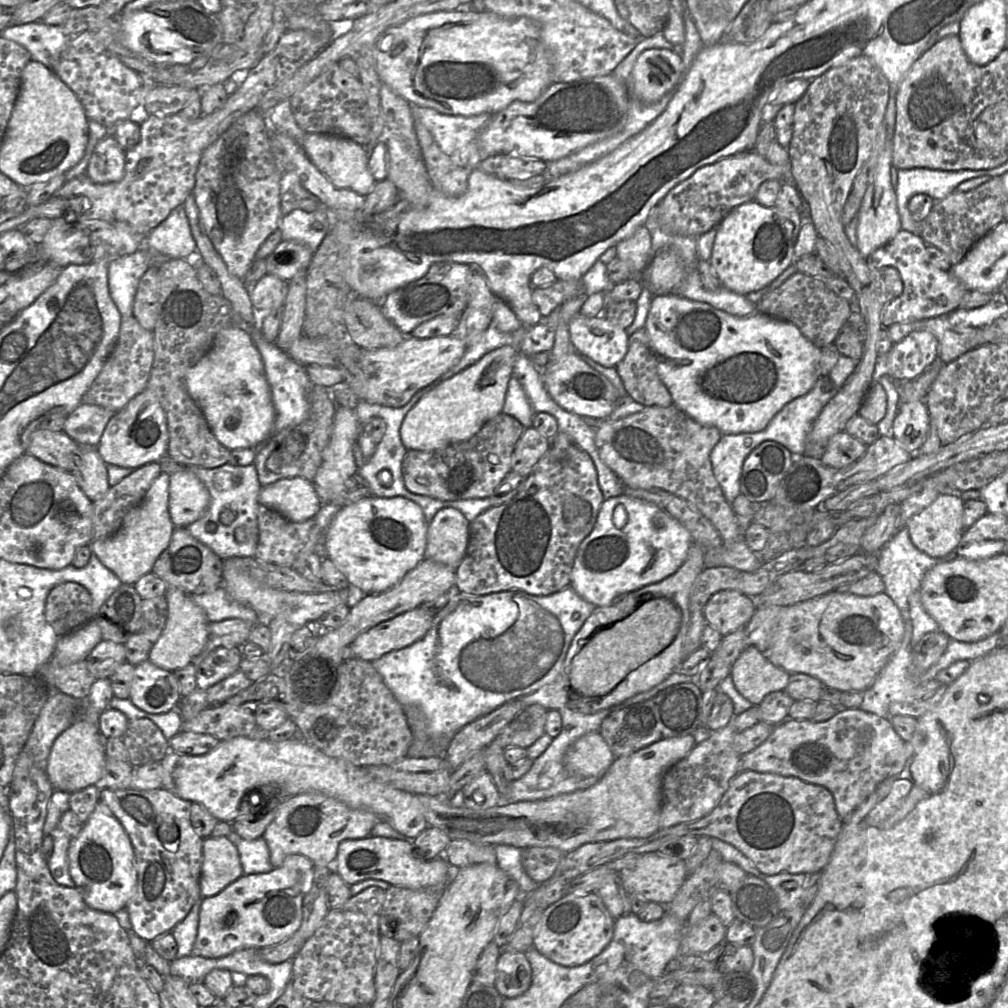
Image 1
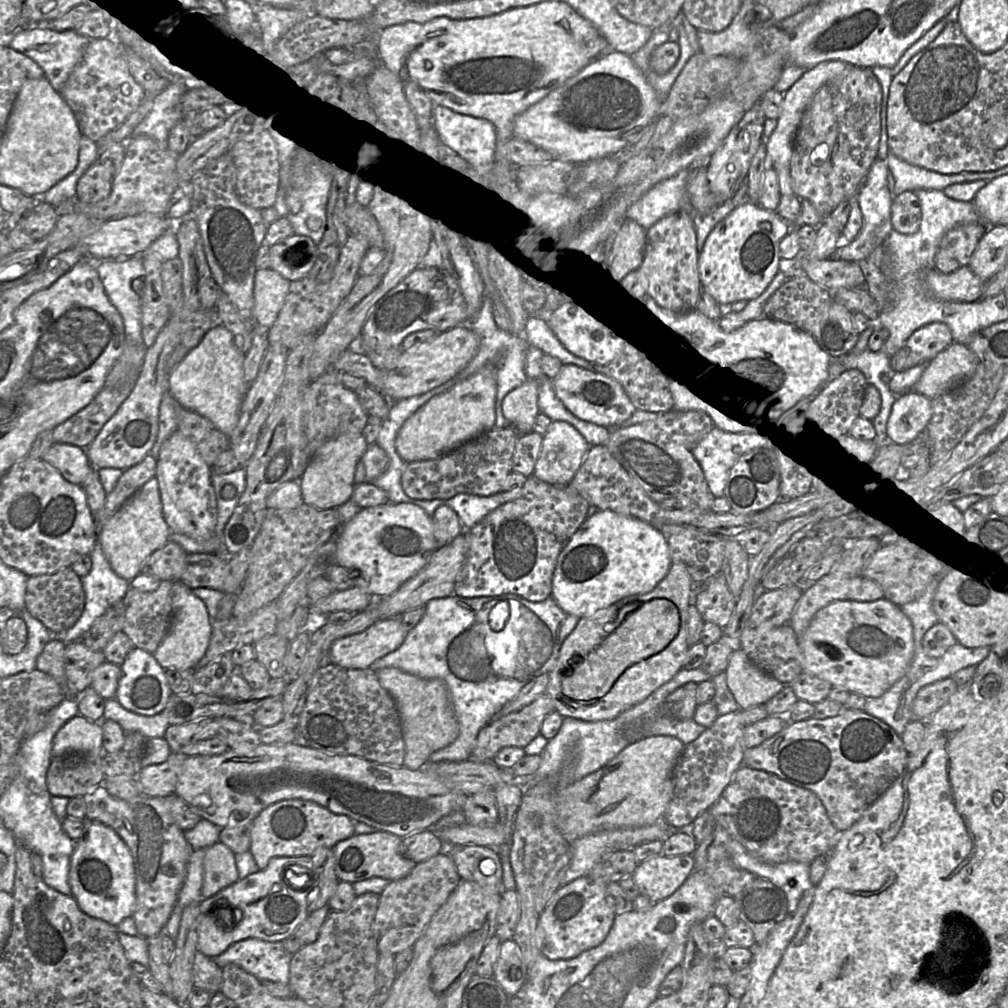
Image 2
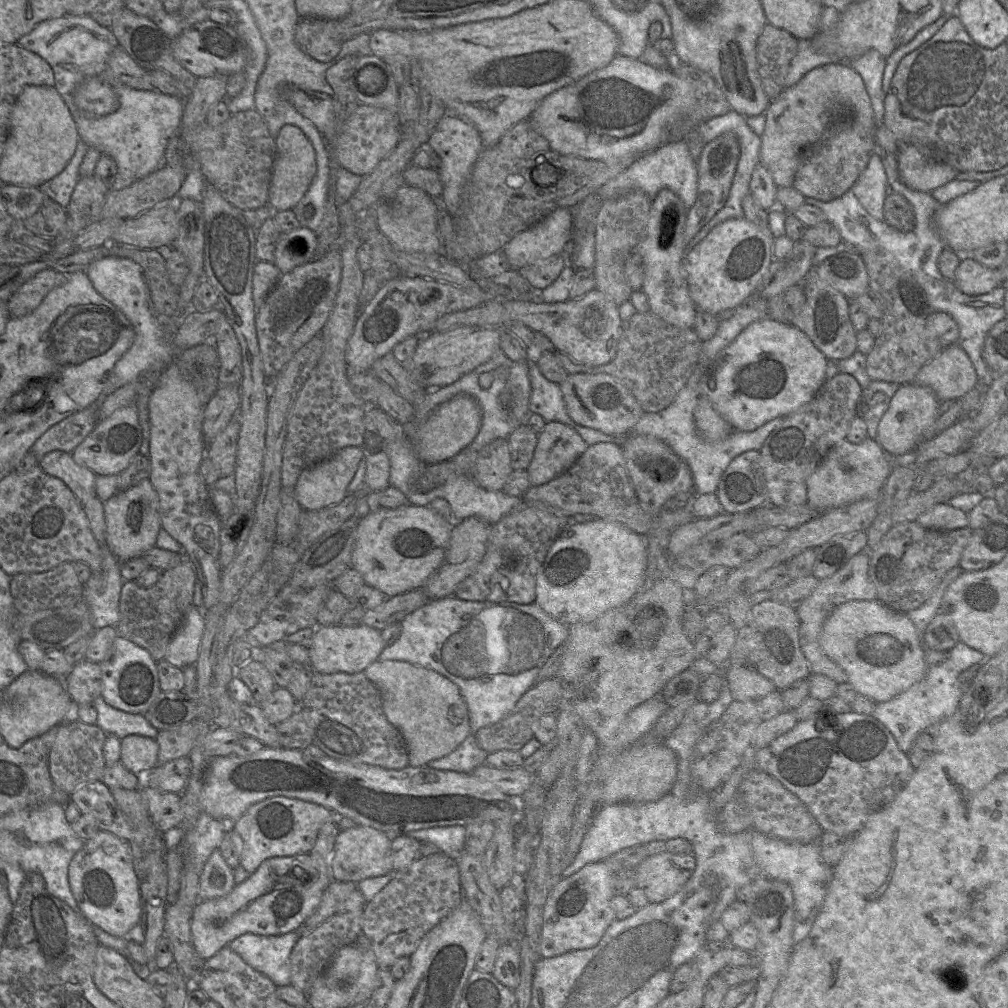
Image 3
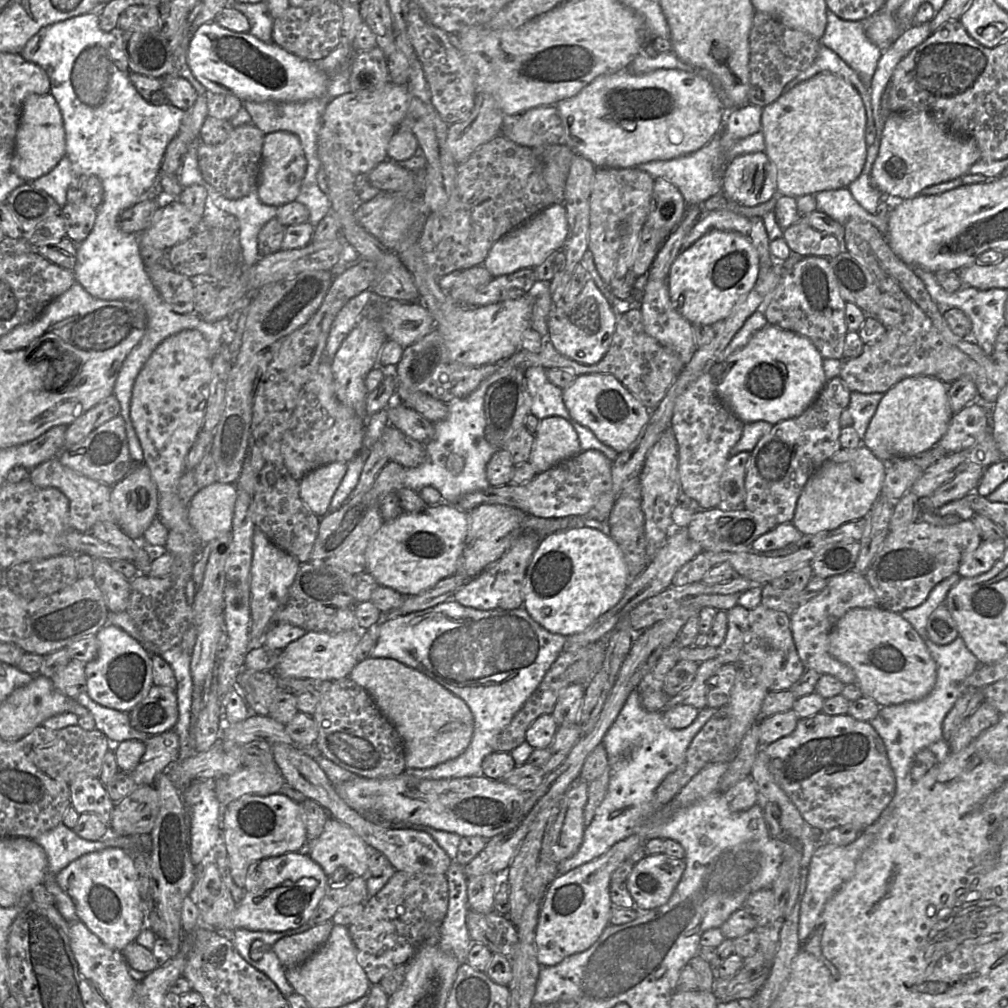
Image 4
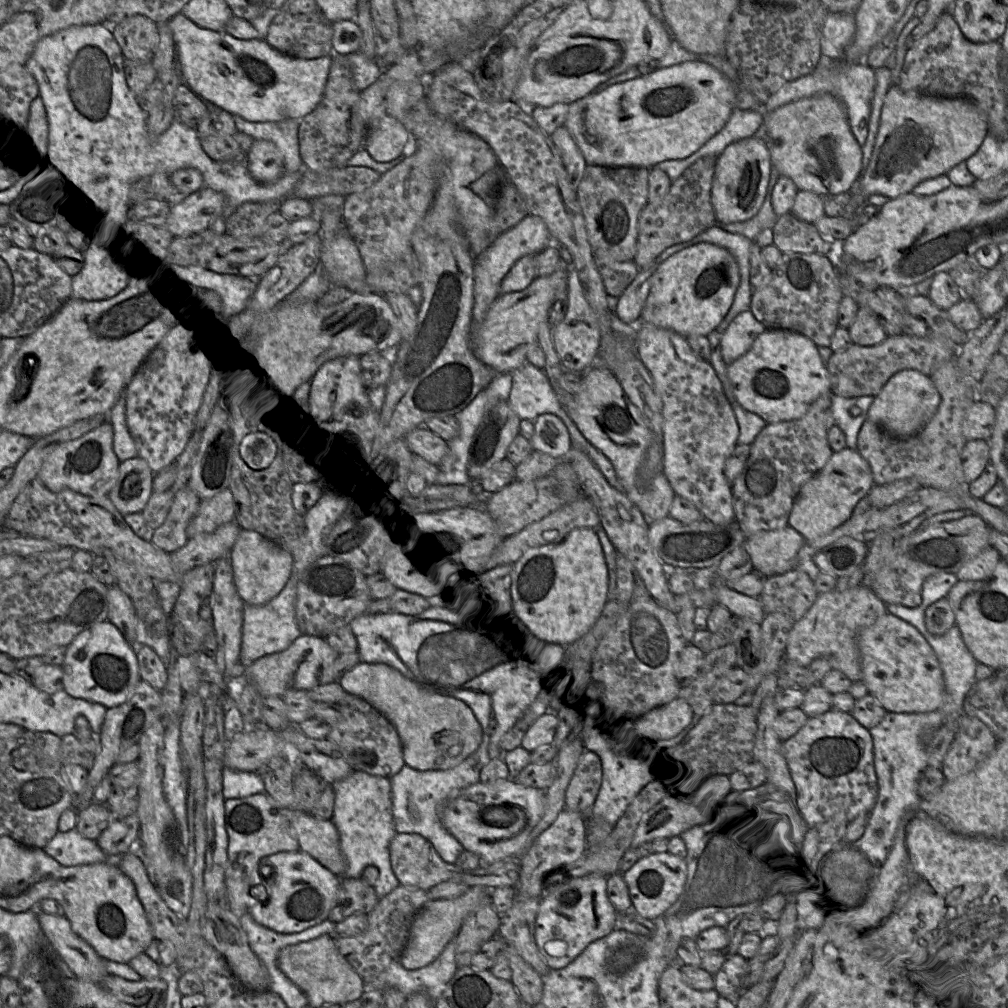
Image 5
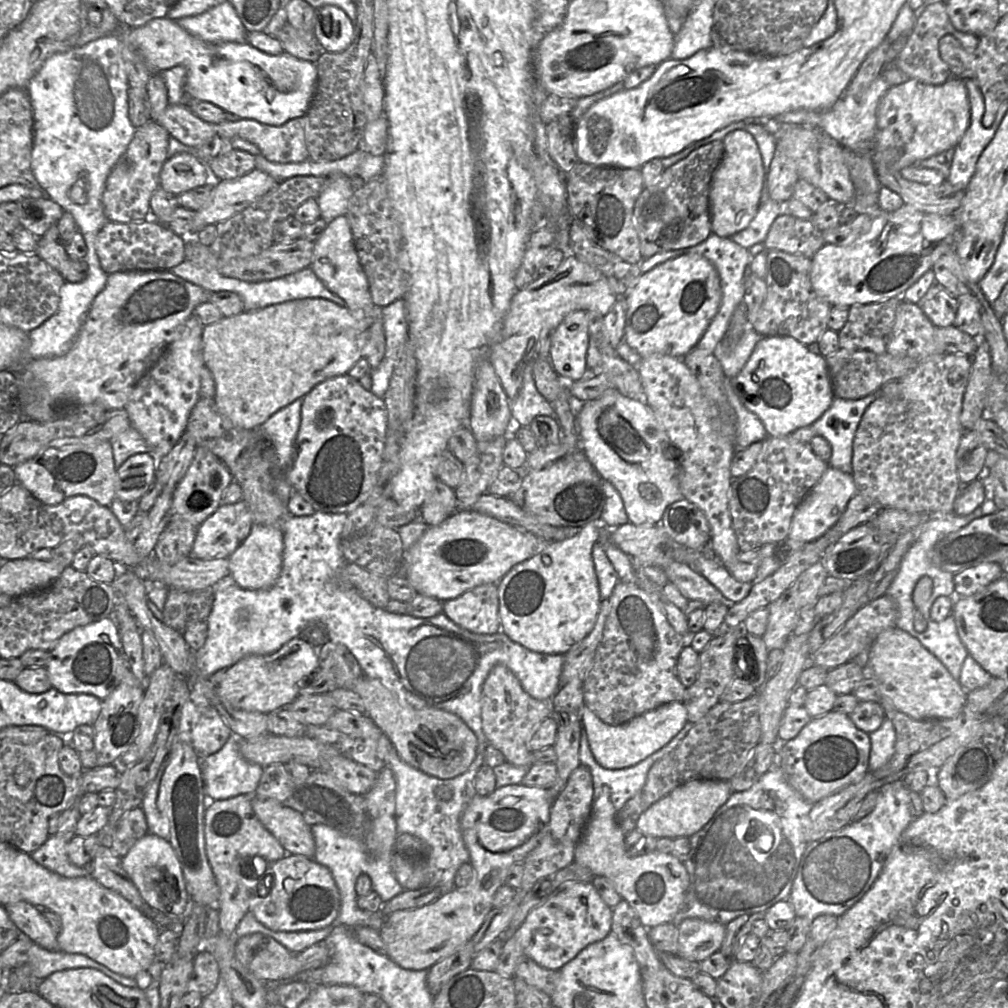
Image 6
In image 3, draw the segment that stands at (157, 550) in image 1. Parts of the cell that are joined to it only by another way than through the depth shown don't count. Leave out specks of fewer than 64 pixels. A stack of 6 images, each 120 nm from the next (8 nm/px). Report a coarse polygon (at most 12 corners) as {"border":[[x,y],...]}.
{"border":[[148,478],[104,503],[119,561],[155,547],[161,523]]}

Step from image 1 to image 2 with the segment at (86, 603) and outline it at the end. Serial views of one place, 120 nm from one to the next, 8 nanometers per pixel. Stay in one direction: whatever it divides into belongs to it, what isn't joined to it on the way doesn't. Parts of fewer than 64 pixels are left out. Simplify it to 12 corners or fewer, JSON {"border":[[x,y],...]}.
{"border":[[71,567],[30,576],[26,609],[53,634],[76,624],[85,591]]}

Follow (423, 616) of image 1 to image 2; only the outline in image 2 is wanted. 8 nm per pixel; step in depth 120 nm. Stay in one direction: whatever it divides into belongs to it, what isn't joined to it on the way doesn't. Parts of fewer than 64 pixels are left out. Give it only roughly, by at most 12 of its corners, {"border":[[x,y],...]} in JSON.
{"border":[[381,619],[334,641],[330,663],[370,668],[398,649],[408,631]]}

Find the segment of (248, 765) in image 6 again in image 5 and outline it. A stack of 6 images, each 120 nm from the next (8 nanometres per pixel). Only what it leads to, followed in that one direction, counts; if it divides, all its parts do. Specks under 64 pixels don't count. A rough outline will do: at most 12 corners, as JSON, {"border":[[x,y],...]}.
{"border":[[223,767],[225,800],[265,793],[257,772]]}

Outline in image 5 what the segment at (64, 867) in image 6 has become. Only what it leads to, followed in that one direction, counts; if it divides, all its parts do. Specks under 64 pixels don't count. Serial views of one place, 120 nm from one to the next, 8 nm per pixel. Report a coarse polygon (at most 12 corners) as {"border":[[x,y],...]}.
{"border":[[75,829],[58,831],[43,850],[65,867],[118,866],[96,840]]}

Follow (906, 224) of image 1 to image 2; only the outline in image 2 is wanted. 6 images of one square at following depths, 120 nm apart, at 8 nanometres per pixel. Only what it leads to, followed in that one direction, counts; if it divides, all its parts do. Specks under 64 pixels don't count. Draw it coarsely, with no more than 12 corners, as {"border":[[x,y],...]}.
{"border":[[891,152],[885,162],[894,196],[918,189],[943,191],[957,183],[995,179],[987,172],[934,172]]}

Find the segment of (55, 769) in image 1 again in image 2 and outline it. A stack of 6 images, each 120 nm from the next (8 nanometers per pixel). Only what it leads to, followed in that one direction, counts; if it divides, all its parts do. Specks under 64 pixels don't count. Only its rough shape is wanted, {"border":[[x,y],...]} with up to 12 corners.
{"border":[[81,715],[53,740],[52,758],[69,752],[102,759],[100,723]]}

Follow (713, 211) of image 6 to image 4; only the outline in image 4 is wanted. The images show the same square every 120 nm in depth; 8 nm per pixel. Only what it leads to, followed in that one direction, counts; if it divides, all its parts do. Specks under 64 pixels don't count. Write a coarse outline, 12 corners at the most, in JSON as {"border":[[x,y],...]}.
{"border":[[764,151],[735,157],[721,193],[730,204],[758,206],[776,195]]}

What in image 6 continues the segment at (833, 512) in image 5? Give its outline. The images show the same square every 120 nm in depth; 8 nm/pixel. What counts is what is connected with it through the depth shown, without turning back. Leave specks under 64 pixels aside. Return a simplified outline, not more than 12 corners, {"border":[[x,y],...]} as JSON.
{"border":[[829,466],[796,508],[788,538],[819,539],[857,488]]}

